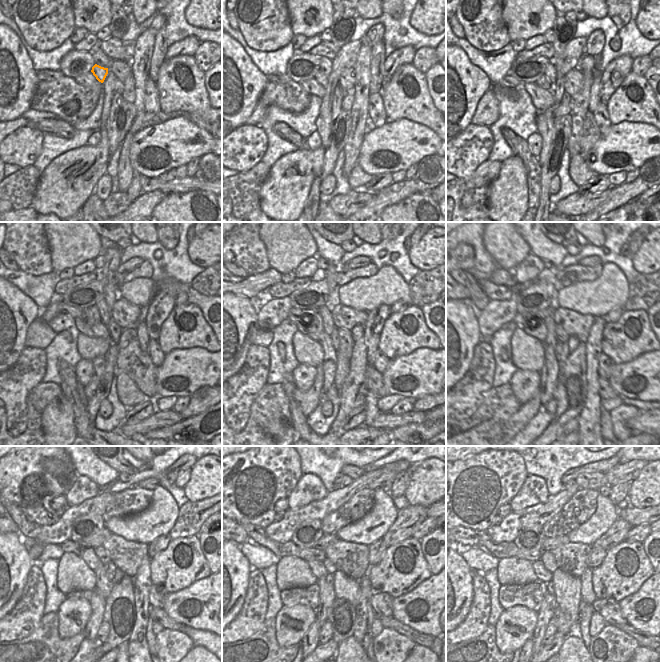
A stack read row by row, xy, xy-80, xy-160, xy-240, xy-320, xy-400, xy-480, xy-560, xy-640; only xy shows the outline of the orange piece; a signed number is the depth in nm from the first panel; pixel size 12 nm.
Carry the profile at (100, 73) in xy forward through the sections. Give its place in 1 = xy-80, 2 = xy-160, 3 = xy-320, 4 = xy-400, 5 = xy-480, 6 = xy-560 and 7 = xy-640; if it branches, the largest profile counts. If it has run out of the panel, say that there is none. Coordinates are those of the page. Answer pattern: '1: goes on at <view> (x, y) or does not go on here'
1: goes on at xy-80 (322, 79)
2: goes on at xy-160 (543, 82)
3: goes on at xy-320 (312, 323)
4: goes on at xy-400 (534, 326)
5: goes on at xy-480 (87, 554)
6: goes on at xy-560 (317, 567)
7: goes on at xy-640 (543, 574)

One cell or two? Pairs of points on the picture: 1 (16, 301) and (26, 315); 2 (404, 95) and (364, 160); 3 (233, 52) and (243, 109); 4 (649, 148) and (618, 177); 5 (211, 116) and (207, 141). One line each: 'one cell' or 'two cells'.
1: one cell
2: two cells
3: one cell
4: two cells
5: two cells

